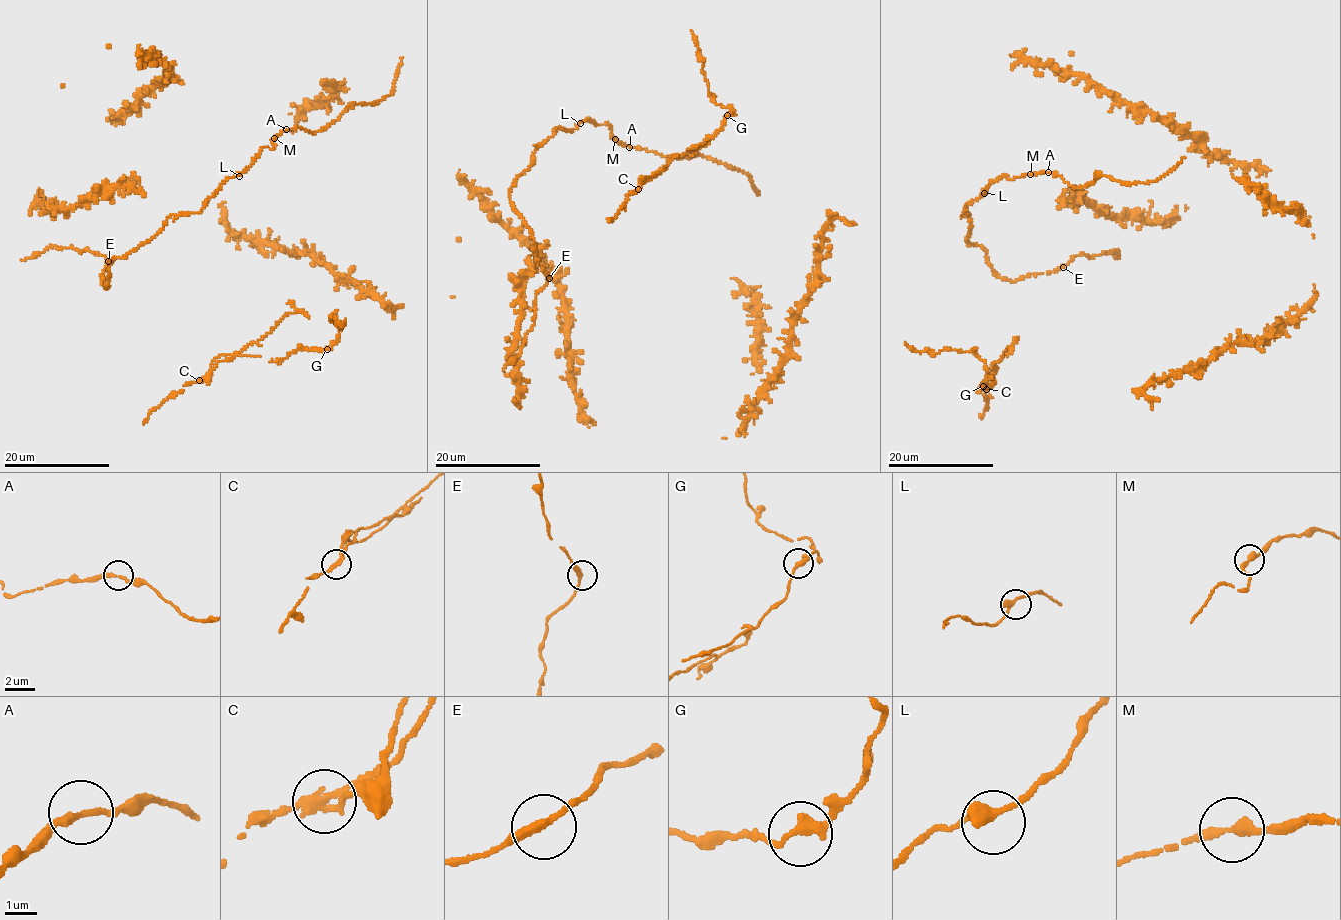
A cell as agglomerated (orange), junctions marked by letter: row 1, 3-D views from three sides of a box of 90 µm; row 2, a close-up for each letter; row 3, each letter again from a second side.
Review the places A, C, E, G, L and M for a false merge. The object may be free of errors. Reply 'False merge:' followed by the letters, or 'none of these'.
False merge: C

